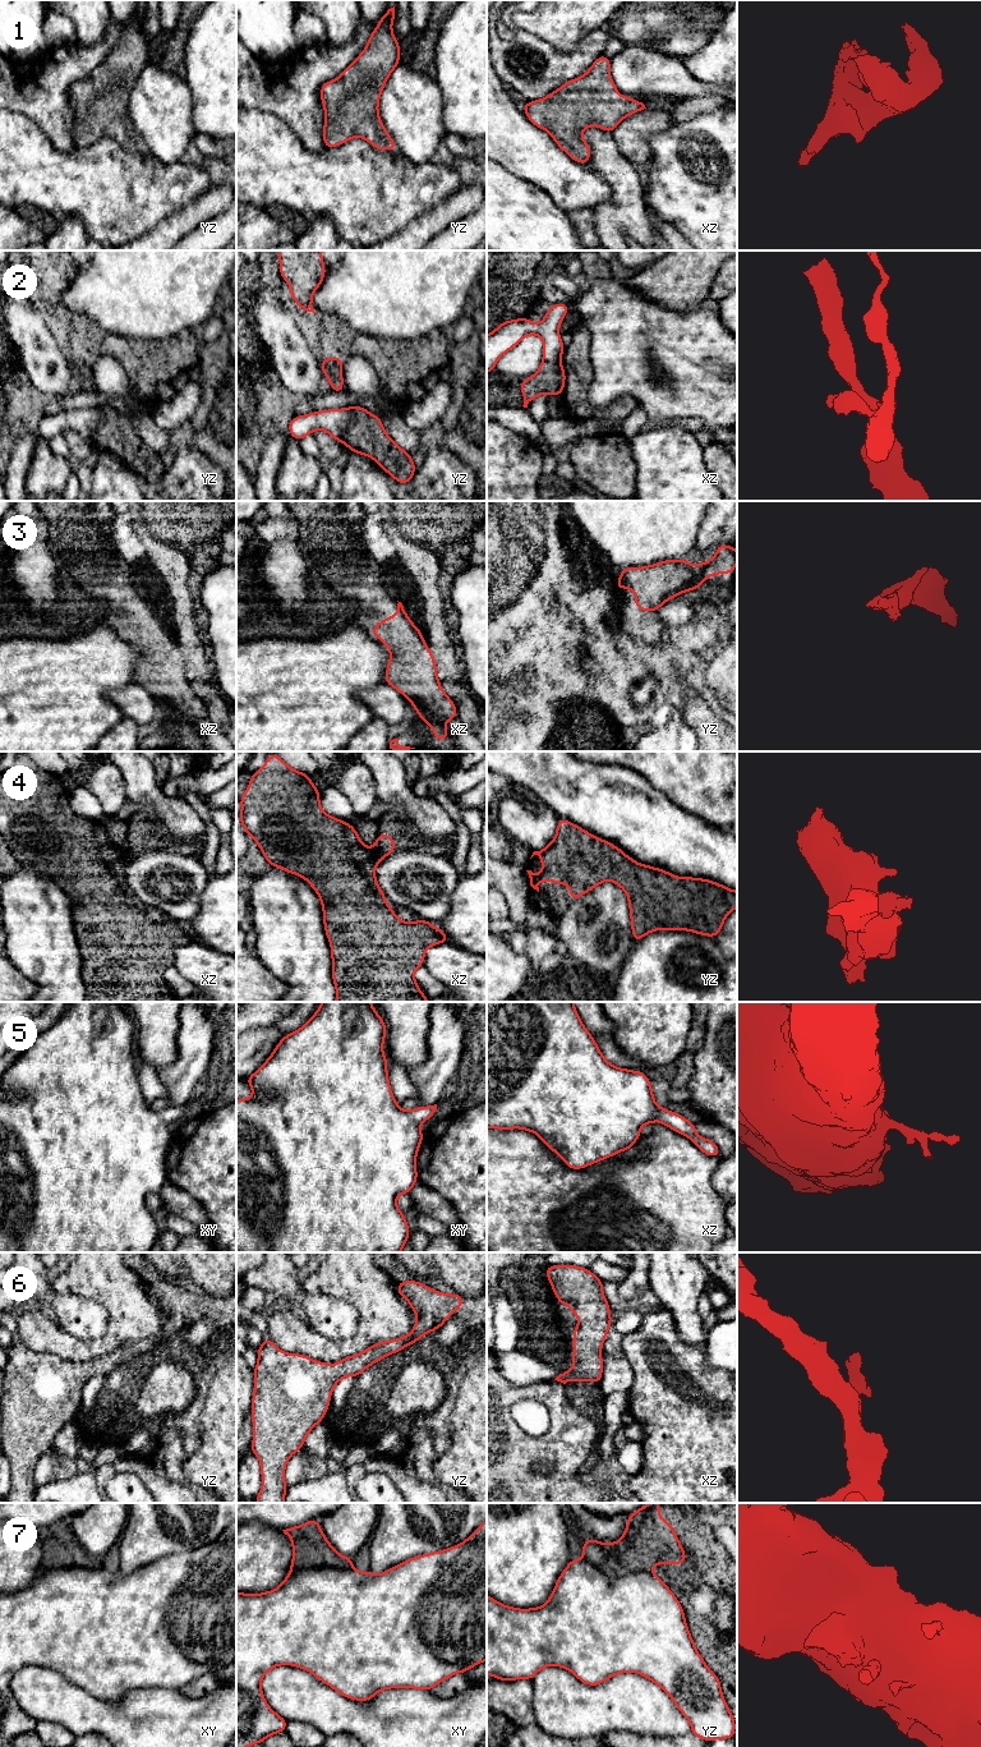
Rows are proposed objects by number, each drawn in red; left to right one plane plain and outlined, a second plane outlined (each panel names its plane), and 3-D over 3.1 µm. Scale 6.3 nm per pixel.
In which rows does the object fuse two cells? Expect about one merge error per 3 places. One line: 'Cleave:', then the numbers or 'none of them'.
Cleave: 2, 7

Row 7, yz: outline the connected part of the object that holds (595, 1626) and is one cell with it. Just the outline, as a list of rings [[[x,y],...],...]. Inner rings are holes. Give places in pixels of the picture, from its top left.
[[[571,1559],[558,1577],[548,1601],[538,1608],[503,1605],[487,1594],[487,1674],[499,1681],[533,1679],[548,1665],[562,1666],[588,1686],[634,1672],[658,1684],[691,1724],[694,1735],[710,1742],[734,1738],[736,1720],[723,1697],[719,1678],[697,1652],[688,1632],[683,1608],[655,1574],[636,1571],[609,1577],[586,1559]]]

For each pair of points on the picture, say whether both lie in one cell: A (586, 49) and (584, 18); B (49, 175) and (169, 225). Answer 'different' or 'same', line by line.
A: different
B: different

